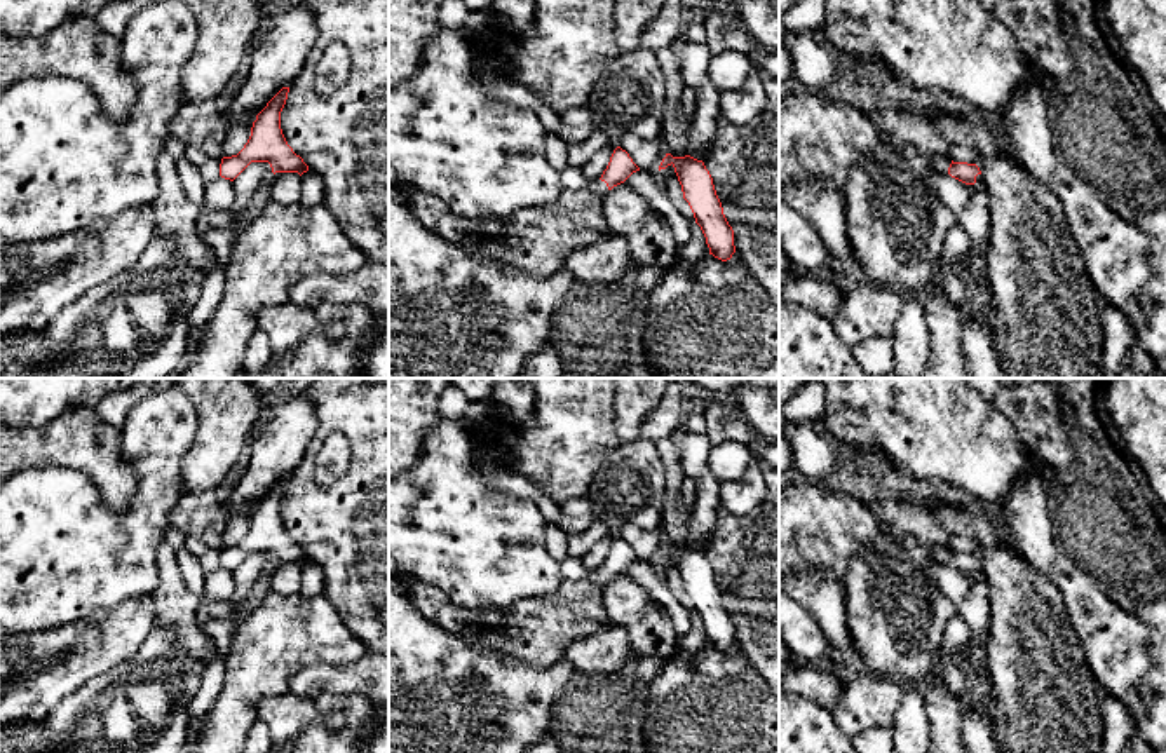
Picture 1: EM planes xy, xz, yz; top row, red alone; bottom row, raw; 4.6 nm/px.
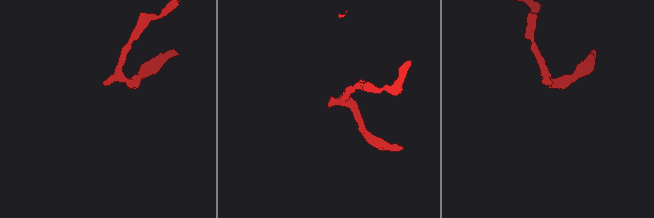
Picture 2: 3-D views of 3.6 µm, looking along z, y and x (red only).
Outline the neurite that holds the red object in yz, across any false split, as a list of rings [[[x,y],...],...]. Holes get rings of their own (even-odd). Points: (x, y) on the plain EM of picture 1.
[[[952,551],[948,565],[966,575],[974,575],[978,580],[985,580],[985,572],[976,554]]]

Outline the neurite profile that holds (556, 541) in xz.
[[[552,521],[546,523],[546,547],[554,560],[563,561],[568,556],[568,535]]]

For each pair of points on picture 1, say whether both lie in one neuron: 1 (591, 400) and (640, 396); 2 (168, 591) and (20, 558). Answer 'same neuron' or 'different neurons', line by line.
1: different neurons
2: different neurons

